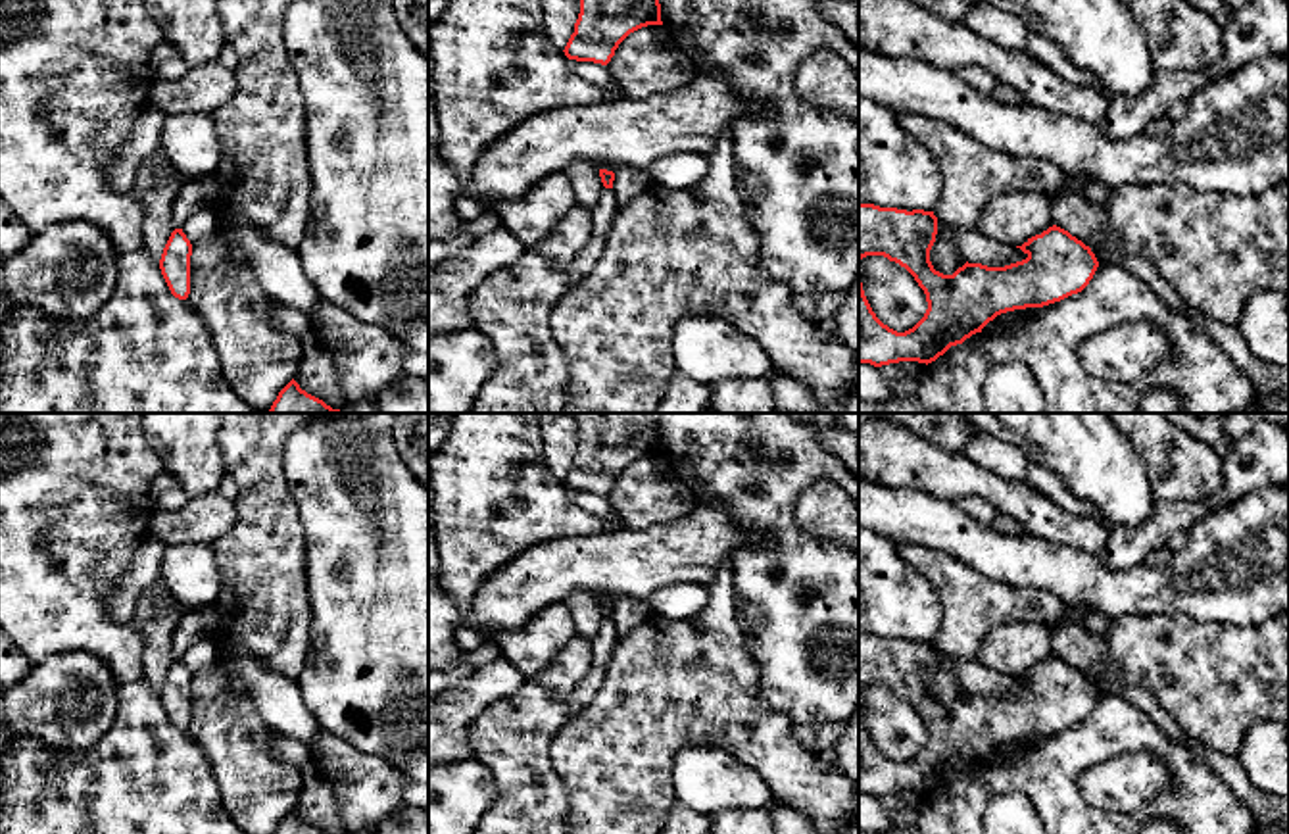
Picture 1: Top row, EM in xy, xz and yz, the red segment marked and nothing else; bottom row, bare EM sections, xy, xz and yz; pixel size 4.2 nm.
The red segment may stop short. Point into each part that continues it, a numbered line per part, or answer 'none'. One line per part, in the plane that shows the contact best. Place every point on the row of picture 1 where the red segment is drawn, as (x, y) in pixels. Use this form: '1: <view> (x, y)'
none

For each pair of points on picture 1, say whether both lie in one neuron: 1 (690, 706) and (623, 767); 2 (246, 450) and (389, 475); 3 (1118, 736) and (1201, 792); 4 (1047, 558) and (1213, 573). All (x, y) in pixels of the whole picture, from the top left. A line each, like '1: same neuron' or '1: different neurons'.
1: same neuron
2: different neurons
3: same neuron
4: same neuron

